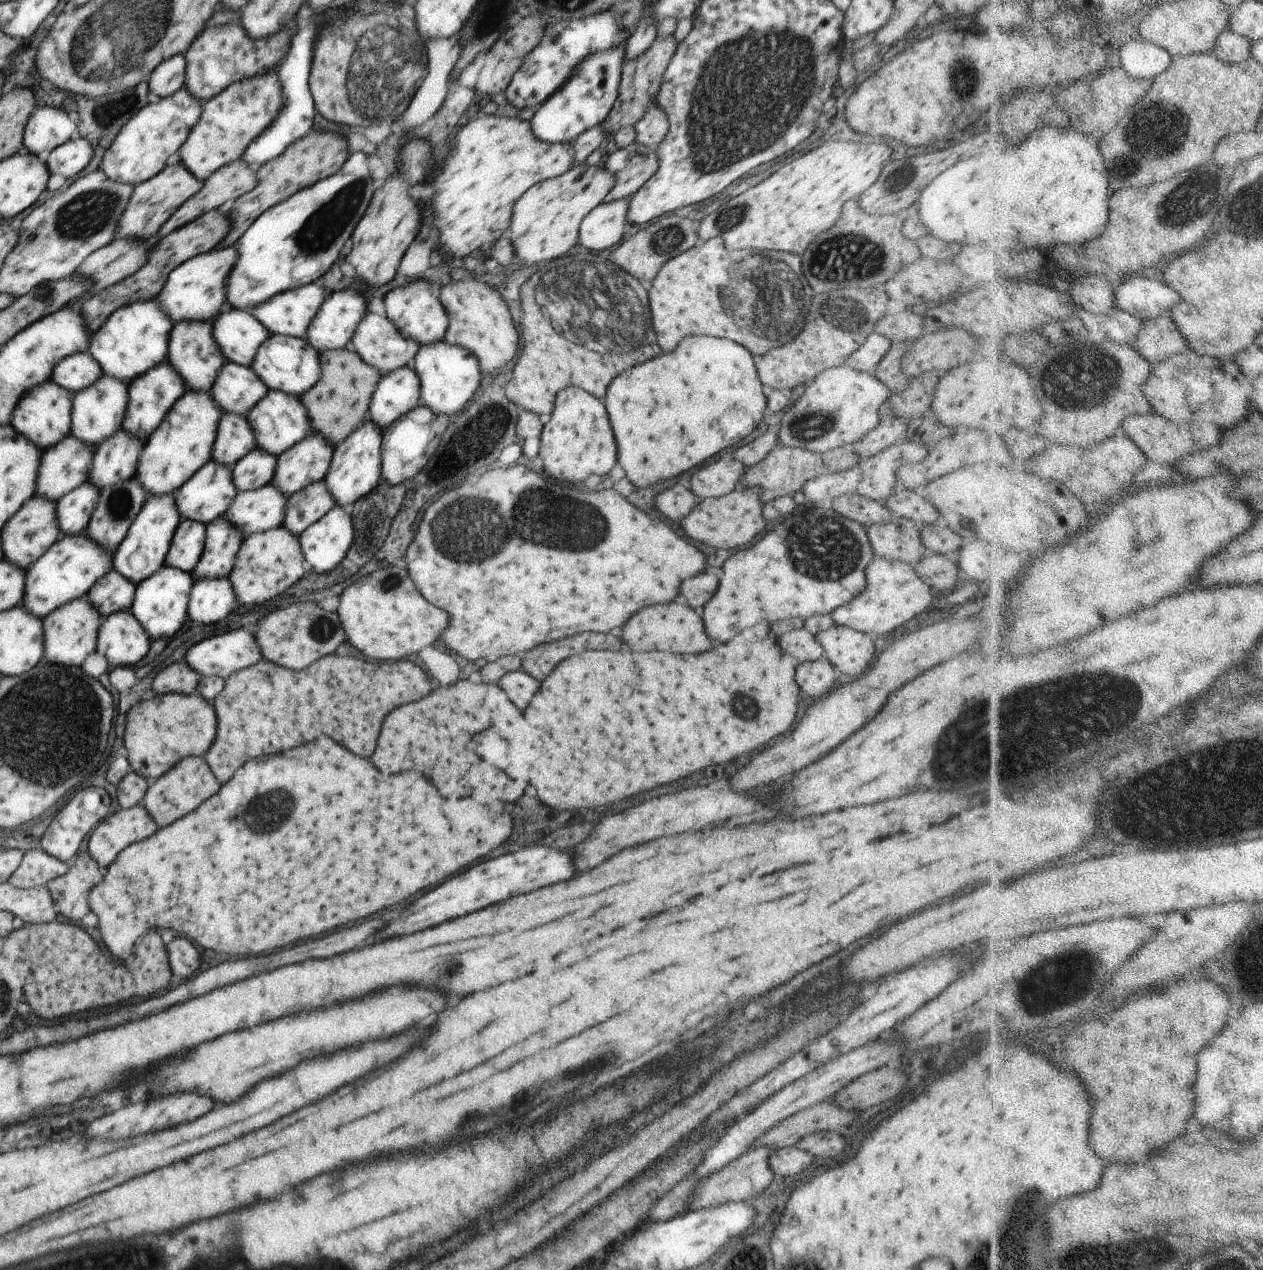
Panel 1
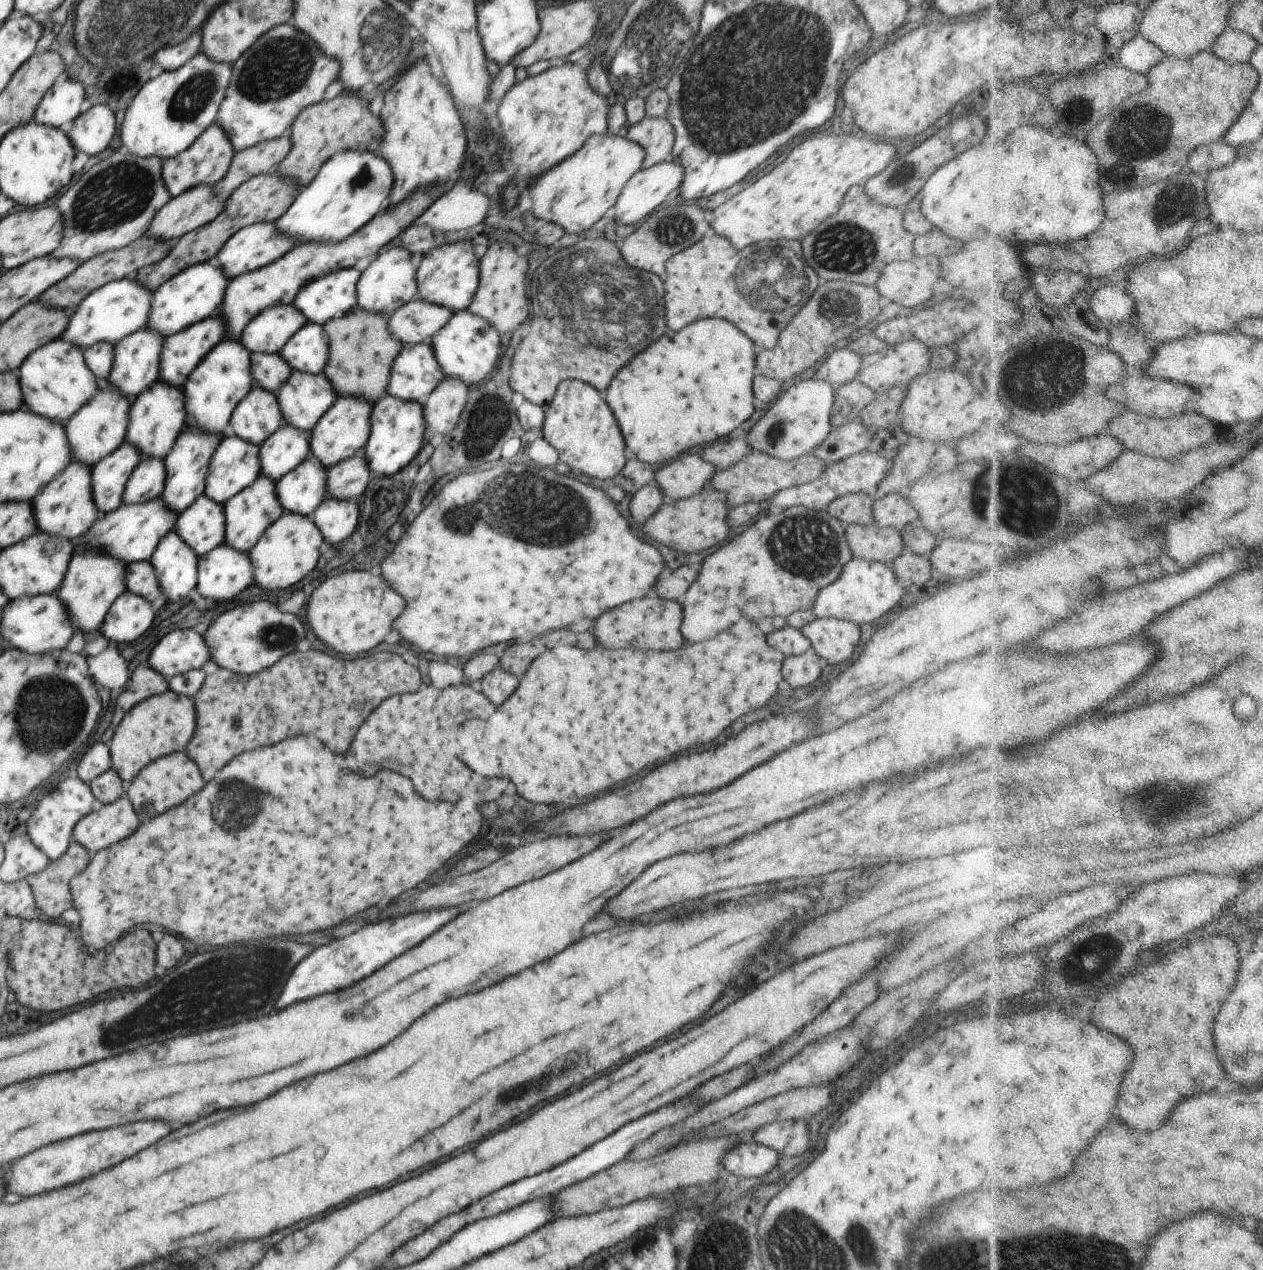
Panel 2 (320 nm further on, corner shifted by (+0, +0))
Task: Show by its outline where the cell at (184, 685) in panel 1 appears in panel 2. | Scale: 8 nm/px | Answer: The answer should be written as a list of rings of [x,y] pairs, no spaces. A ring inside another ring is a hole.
[[[150,666],[146,668],[137,668],[133,672],[132,680],[118,696],[116,700],[116,710],[112,725],[104,734],[104,743],[110,744],[110,738],[116,731],[118,724],[122,722],[124,716],[130,711],[132,706],[137,706],[140,702],[148,698],[169,691],[168,679],[163,678],[156,670]]]

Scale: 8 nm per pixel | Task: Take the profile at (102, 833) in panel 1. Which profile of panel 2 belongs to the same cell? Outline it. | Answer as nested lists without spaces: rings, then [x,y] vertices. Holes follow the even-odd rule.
[[[125,793],[120,800],[98,805],[94,812],[84,816],[74,826],[73,841],[93,855],[130,836],[138,824],[140,818]]]

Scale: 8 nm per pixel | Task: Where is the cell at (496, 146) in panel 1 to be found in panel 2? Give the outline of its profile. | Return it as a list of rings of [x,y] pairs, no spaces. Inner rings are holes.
[[[581,62],[553,63],[542,74],[515,83],[496,112],[500,128],[496,132],[500,132],[500,142],[508,148],[506,152],[510,152],[512,158],[506,168],[514,170],[508,178],[502,208],[512,210],[522,196],[522,188],[528,192],[542,174],[578,152],[592,134],[606,133],[608,112],[608,100],[592,90]]]

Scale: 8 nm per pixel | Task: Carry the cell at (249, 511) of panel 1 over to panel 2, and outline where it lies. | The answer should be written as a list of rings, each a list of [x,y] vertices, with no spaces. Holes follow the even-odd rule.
[[[310,455],[297,468],[276,481],[276,494],[284,513],[312,517],[326,498],[326,474],[327,469]]]

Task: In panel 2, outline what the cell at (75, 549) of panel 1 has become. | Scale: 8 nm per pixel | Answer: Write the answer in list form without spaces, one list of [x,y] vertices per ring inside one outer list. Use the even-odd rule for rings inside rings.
[[[160,497],[144,504],[121,505],[116,511],[100,516],[92,528],[88,528],[88,532],[72,540],[73,552],[76,552],[76,548],[104,552],[116,560],[122,560],[124,564],[151,561],[157,545],[175,529],[178,518],[164,506]]]

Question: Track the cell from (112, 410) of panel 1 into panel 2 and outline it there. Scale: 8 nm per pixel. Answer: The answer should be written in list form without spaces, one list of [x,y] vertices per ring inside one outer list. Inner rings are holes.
[[[150,328],[130,334],[118,343],[114,344],[114,363],[112,371],[107,379],[107,384],[112,388],[116,388],[118,392],[122,392],[128,400],[132,402],[146,392],[159,381],[160,377],[160,354],[162,354],[162,346],[164,346],[164,336],[158,332],[152,332]]]

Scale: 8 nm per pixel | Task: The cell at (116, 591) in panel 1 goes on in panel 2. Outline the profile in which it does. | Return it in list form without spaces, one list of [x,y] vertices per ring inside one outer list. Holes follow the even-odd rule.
[[[150,561],[127,564],[124,582],[126,591],[132,592],[150,603],[162,596],[158,580],[156,580],[155,569]]]

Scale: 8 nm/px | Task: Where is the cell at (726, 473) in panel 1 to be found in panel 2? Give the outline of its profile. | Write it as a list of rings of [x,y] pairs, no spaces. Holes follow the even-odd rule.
[[[685,452],[656,472],[655,480],[667,500],[681,500],[696,496],[710,484],[716,466],[699,456],[698,452]]]

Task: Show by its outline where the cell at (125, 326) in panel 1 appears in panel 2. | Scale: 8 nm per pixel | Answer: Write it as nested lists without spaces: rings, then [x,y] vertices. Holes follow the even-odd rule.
[[[213,261],[192,266],[152,292],[150,316],[146,328],[162,334],[164,338],[184,331],[188,326],[216,316],[222,307],[224,290],[228,288],[226,272]]]

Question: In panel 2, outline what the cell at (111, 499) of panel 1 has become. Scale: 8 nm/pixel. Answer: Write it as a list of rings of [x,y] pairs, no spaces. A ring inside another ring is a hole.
[[[145,458],[130,474],[122,496],[122,505],[144,504],[162,495],[166,468],[160,458]]]

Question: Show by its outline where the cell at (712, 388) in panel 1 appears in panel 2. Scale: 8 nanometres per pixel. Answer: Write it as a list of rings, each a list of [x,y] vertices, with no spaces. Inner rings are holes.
[[[708,318],[692,322],[680,332],[664,334],[646,352],[639,353],[627,363],[610,382],[605,402],[618,422],[626,447],[641,462],[666,463],[690,448],[708,444],[716,438],[730,434],[740,422],[746,422],[754,412],[752,378],[755,376],[755,357],[758,351],[730,322]]]

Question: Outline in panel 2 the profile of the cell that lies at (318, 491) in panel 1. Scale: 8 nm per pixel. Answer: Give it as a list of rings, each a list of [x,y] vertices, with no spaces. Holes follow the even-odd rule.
[[[358,453],[327,470],[326,496],[338,500],[358,500],[368,490],[372,478],[365,456]]]

